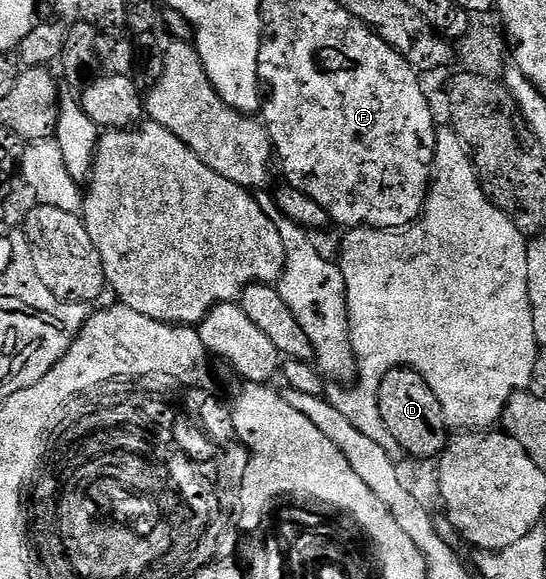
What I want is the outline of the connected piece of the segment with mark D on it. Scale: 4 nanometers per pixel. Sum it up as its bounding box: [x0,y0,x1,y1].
[379,368,446,459]

